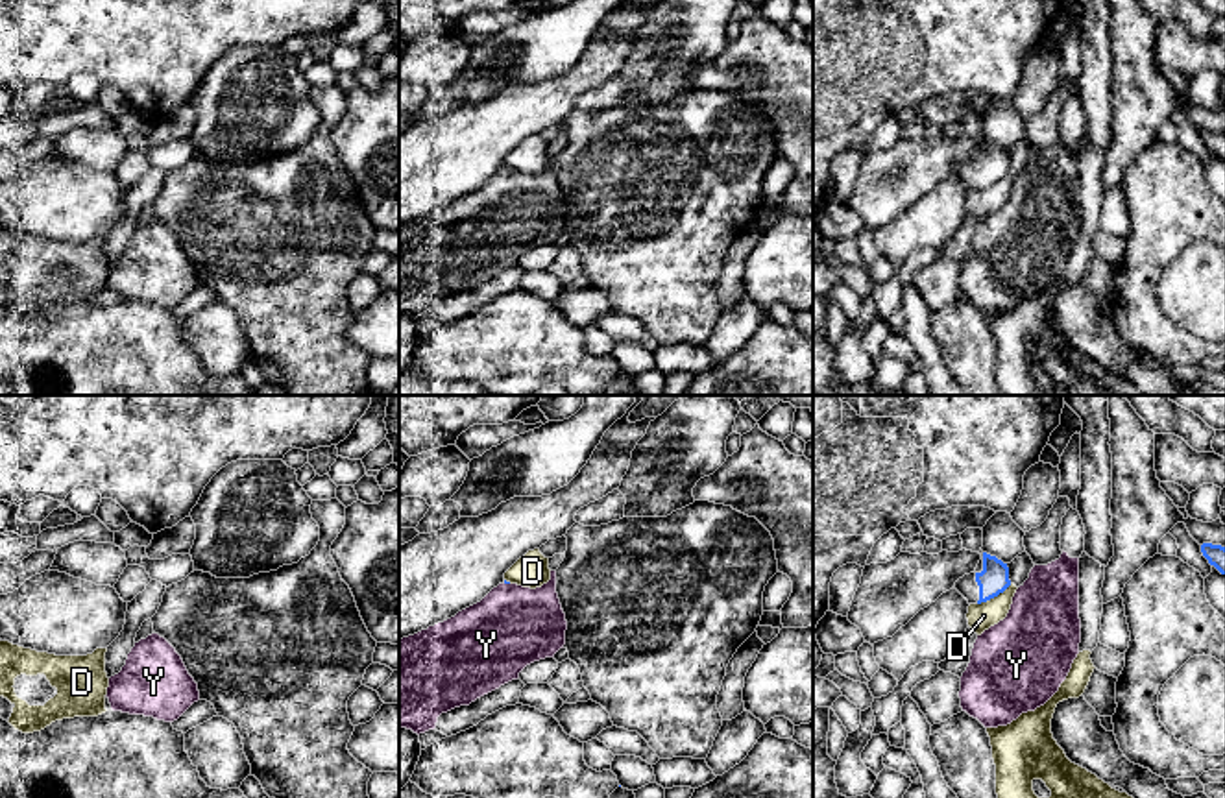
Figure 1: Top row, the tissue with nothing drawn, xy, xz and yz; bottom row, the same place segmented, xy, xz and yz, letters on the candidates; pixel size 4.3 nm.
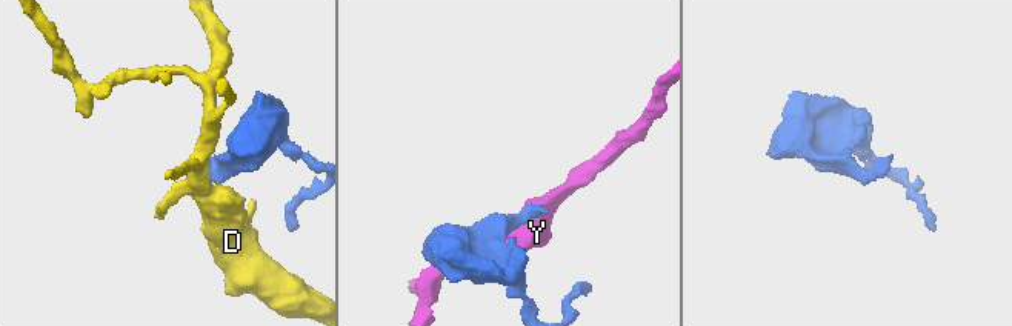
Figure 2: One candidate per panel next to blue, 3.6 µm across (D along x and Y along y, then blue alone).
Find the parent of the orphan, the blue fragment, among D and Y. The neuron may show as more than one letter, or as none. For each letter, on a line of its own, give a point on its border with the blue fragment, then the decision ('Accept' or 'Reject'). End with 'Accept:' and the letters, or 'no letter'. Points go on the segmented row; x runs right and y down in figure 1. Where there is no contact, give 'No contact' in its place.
D: Touches blue at yz (994, 595). Reject
Y: Touches blue at xz (507, 582). Reject
Accept: no letter

